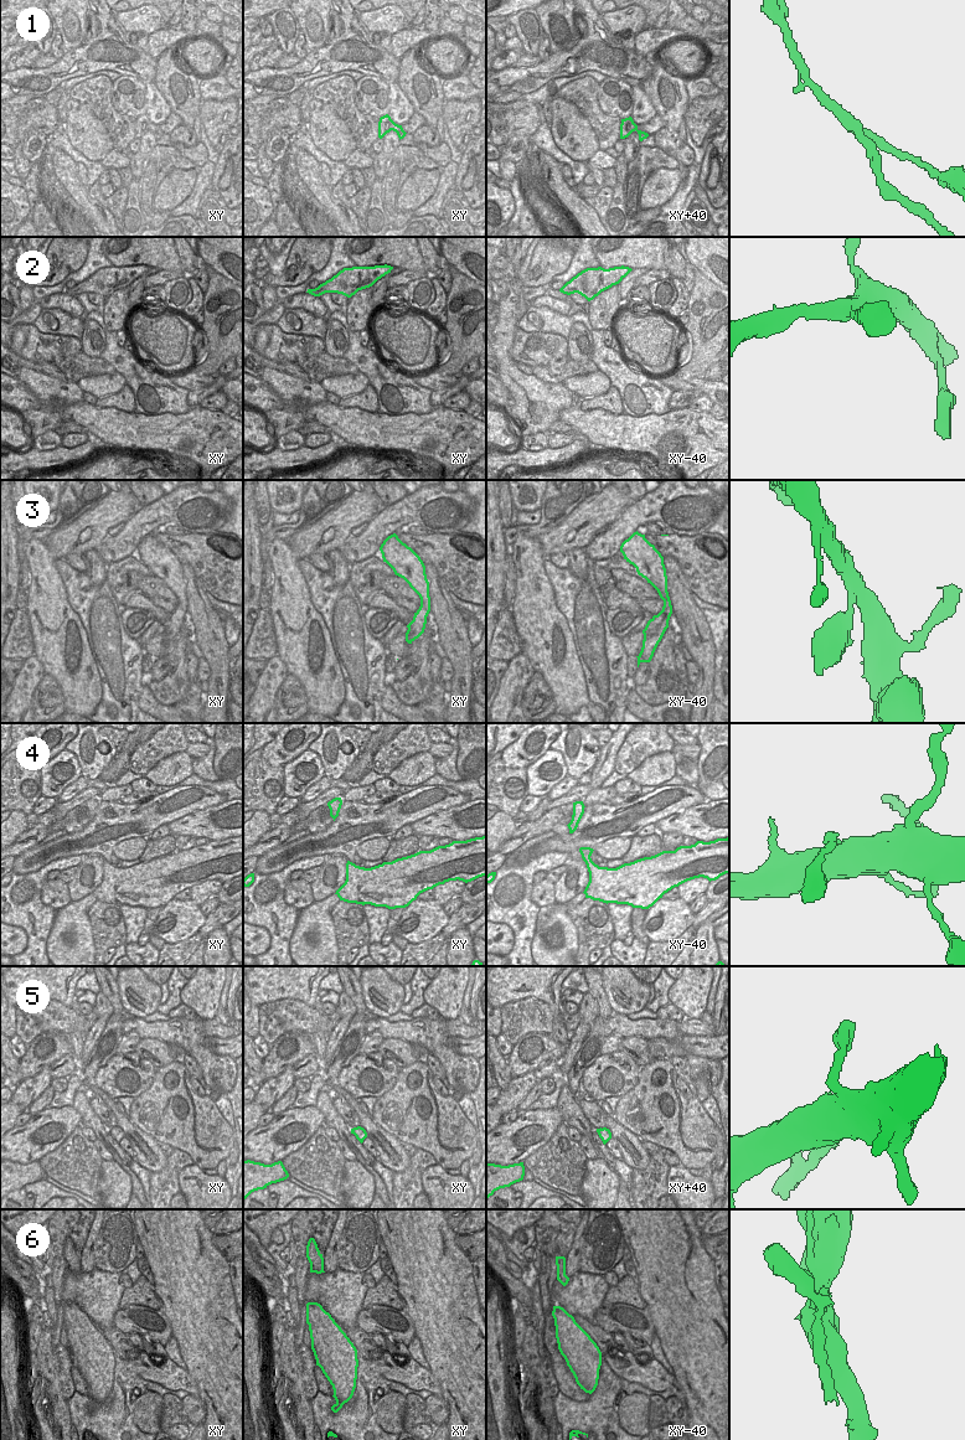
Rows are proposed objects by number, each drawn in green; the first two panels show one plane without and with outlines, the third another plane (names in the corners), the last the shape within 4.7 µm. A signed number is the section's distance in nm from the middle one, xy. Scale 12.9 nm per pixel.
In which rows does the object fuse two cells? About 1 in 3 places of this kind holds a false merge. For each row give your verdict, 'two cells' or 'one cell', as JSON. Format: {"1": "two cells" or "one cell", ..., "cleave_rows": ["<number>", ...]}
{"1": "two cells", "2": "one cell", "3": "one cell", "4": "one cell", "5": "two cells", "6": "one cell", "cleave_rows": ["1", "5"]}

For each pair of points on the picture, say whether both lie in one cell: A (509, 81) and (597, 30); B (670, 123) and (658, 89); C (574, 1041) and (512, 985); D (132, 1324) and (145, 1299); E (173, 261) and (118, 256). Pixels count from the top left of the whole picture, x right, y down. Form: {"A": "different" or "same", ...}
{"A": "same", "B": "same", "C": "different", "D": "different", "E": "same"}

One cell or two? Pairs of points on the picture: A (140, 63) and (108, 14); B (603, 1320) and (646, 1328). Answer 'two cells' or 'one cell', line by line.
A: one cell
B: one cell

